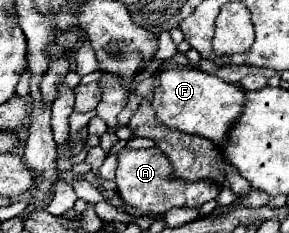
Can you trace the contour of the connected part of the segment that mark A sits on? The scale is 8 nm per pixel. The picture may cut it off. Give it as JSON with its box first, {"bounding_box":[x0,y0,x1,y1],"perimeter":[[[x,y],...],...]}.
{"bounding_box":[116,148,220,212],"perimeter":[[[120,148],[118,152],[118,168],[116,168],[116,184],[120,198],[144,212],[168,212],[170,208],[200,208],[204,202],[218,198],[220,186],[212,180],[196,180],[196,182],[184,182],[180,178],[174,178],[170,160],[158,150],[130,150]]]}

